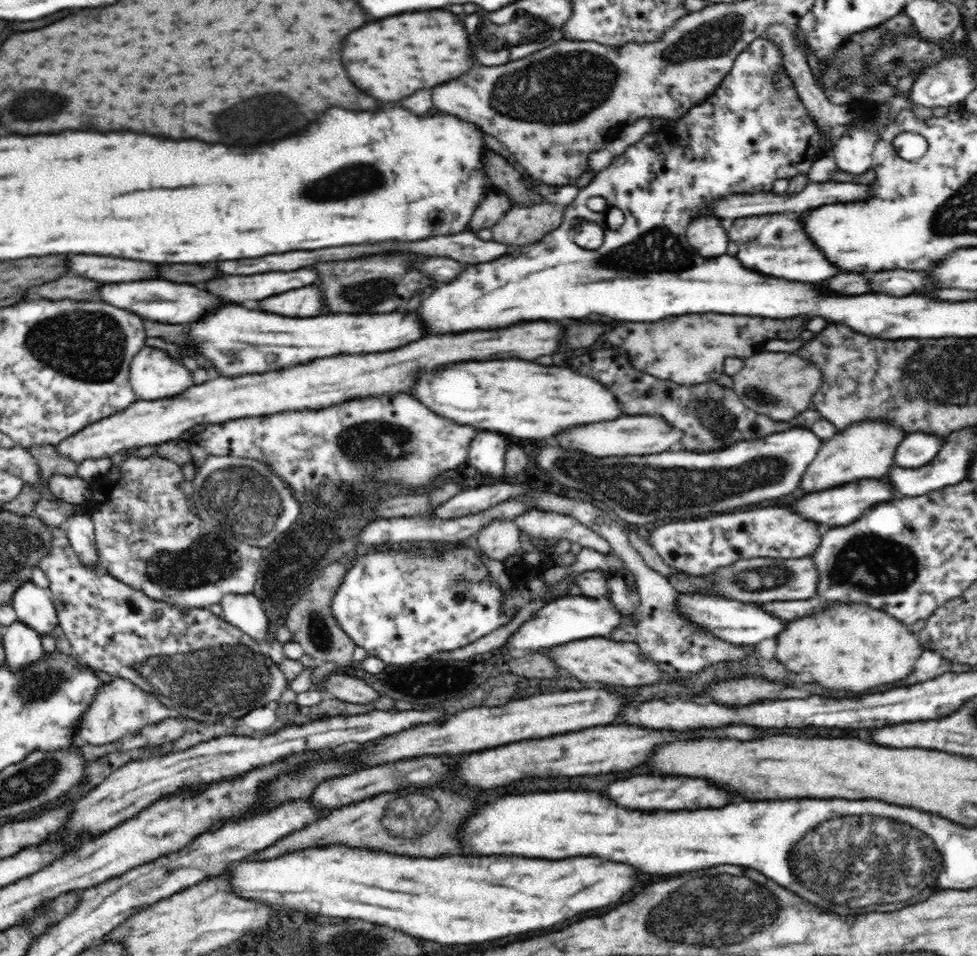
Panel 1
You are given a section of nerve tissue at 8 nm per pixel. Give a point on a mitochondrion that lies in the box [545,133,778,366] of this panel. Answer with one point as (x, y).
(659, 249)

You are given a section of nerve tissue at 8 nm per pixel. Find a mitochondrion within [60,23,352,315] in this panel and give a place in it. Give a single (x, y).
(268, 113)

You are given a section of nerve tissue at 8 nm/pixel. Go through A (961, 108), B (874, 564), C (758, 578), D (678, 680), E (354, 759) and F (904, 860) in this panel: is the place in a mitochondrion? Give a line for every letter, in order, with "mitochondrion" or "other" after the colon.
A: other
B: mitochondrion
C: mitochondrion
D: other
E: other
F: mitochondrion

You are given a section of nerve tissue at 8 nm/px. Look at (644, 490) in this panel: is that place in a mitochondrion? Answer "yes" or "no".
yes

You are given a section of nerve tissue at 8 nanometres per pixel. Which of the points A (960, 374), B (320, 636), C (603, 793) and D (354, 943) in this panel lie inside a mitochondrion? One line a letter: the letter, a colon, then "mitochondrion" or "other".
A: mitochondrion
B: mitochondrion
C: other
D: mitochondrion

